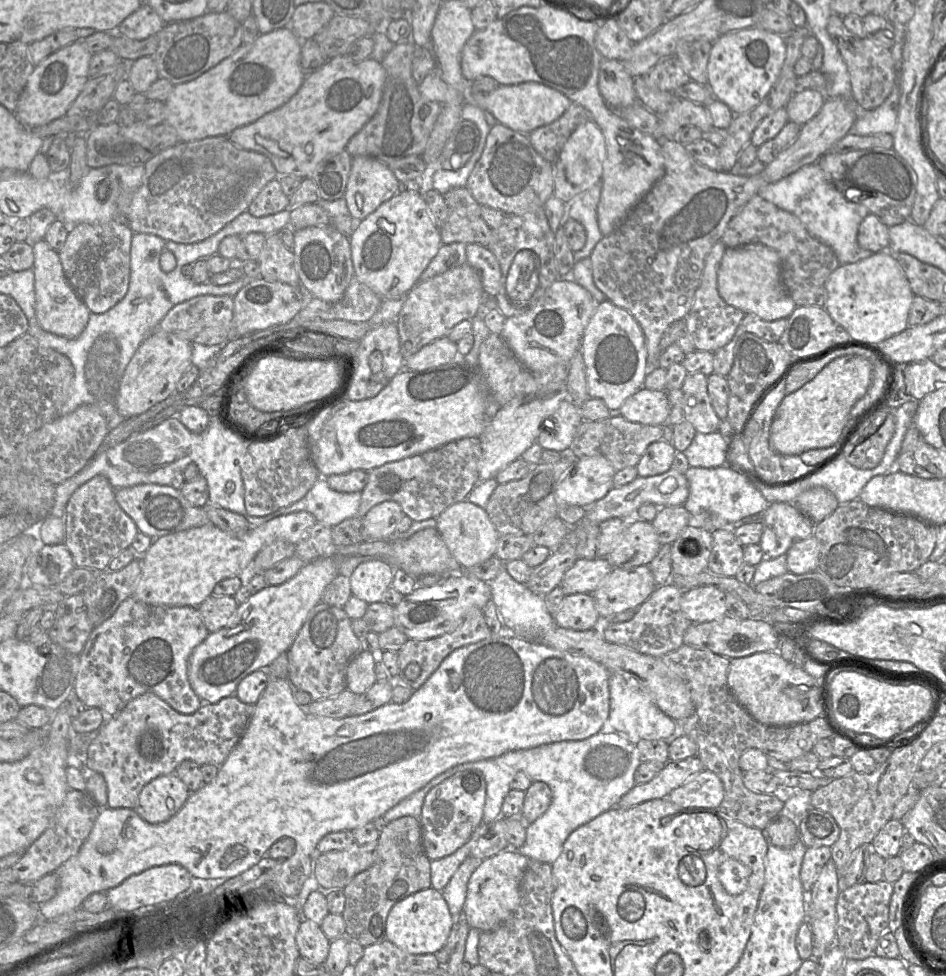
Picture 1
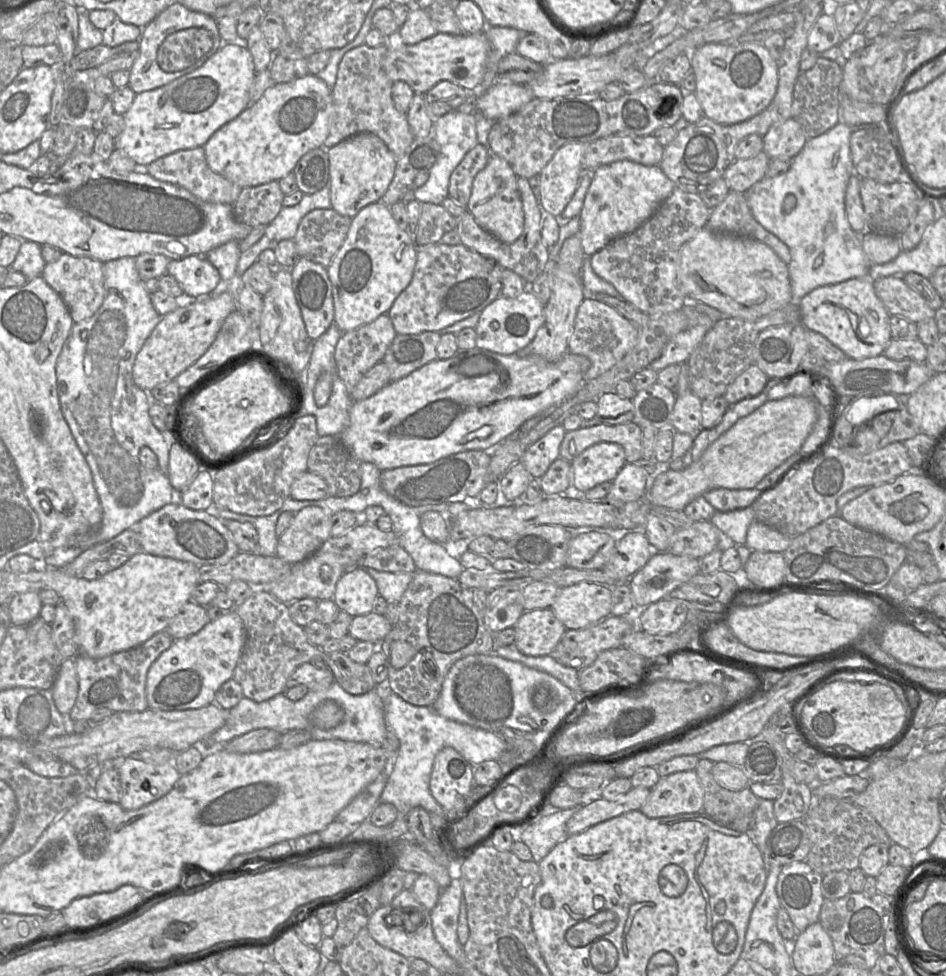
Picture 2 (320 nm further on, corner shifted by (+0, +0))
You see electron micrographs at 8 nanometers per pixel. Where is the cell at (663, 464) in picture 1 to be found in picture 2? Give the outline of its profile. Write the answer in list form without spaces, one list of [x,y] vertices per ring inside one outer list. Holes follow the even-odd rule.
[[[625,463],[612,481],[612,488],[604,501],[621,507],[627,502],[640,500],[644,496],[647,477],[647,471],[639,464]]]

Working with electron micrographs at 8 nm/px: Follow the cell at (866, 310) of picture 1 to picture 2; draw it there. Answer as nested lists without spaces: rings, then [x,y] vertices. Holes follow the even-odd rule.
[[[869,277],[818,287],[799,301],[799,307],[805,328],[826,337],[850,359],[882,355],[892,340],[890,314],[877,297]]]

